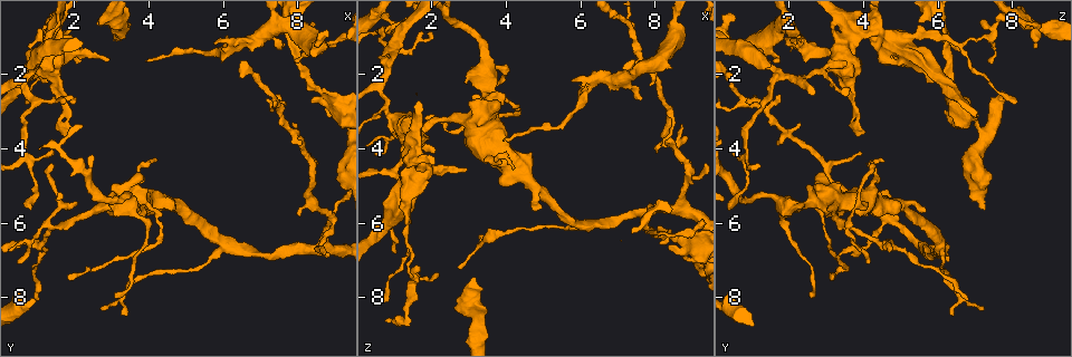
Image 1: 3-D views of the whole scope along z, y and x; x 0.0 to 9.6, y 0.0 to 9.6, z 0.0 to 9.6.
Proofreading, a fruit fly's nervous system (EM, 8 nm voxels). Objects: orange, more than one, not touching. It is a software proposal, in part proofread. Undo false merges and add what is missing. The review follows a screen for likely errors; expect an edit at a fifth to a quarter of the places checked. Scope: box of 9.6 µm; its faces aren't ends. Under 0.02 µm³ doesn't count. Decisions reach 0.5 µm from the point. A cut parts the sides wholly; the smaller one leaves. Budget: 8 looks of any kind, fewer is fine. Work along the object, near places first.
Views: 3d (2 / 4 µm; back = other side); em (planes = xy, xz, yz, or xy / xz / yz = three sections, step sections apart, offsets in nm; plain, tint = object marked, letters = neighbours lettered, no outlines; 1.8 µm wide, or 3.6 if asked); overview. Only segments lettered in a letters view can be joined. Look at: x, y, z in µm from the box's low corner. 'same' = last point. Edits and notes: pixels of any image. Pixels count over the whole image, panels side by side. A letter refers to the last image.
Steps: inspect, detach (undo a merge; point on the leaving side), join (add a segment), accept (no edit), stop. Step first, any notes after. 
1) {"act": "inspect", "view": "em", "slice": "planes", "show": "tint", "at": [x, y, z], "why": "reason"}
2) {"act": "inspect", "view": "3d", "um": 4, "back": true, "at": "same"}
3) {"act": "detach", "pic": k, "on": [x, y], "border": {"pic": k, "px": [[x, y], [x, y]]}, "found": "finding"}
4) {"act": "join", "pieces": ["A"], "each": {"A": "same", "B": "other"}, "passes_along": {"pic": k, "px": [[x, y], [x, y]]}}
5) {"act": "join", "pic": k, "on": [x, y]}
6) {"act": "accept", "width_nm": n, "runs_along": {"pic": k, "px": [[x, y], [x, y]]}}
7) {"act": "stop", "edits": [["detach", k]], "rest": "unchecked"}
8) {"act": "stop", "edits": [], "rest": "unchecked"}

{"act": "inspect", "view": "3d", "um": 2, "at": [9.05, 2.85, 6.50], "why": "thick turns thin"}

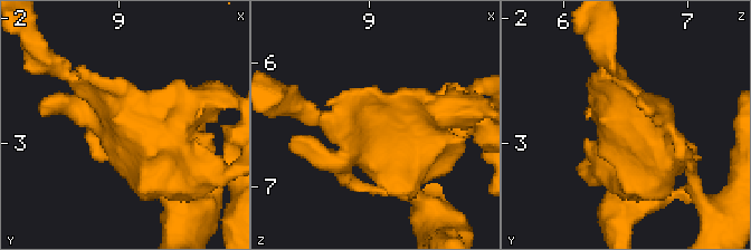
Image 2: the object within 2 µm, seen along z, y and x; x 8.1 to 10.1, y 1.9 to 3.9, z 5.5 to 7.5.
{"act": "inspect", "view": "em", "slice": "xz", "step": 8, "show": "tint", "at": [9.04, 2.84, 6.50]}

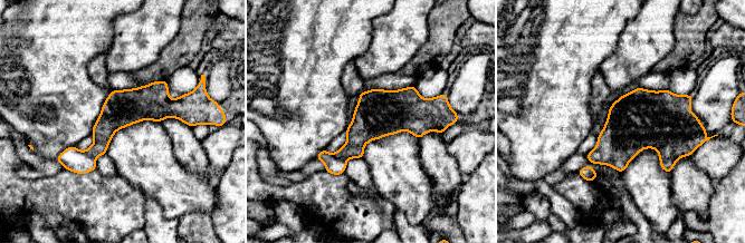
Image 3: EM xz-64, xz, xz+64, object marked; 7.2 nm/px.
{"act": "inspect", "view": "em", "slice": "planes", "show": "letters", "at": "same", "why": "another direction"}

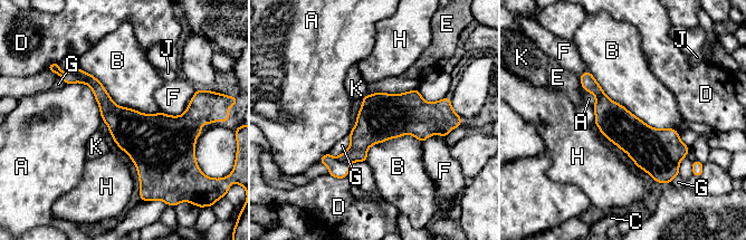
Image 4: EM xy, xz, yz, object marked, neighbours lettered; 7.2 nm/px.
{"act": "detach", "pic": 4, "on": [363, 135], "longest_contact_nm": ["B", 750], "each": {"A": "other", "B": "other", "C": "other", "D": "other", "E": "other", "F": "other", "G": "other", "H": "other", "J": "other", "K": "other"}, "part_leaving": {"pic": 4, "px": [[583, 77], [648, 147], [676, 165]]}, "found": "two neurons meet here"}

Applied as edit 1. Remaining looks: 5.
{"act": "inspect", "view": "em", "slice": "planes", "show": "letters", "at": [1.45, 0.65, 3.90], "why": "looks like a crossing"}

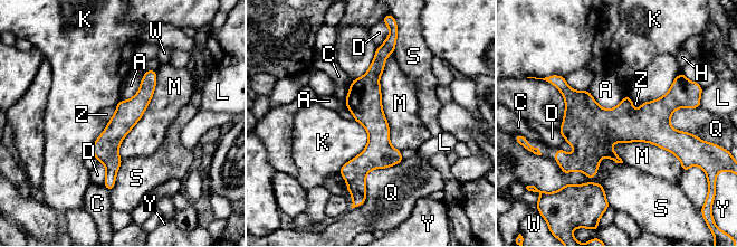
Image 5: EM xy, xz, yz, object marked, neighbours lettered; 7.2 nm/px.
{"act": "accept", "longest_contact_nm": ["M", 700], "each": {"A": "other", "C": "other", "D": "other", "H": "other", "K": "other", "L": "other", "M": "other", "Q": "other", "S": "other", "W": "other", "Y": "other", "Z": "other"}, "runs_along": {"pic": 5, "px": [[383, 56], [359, 188]]}, "found": "one neuron here"}

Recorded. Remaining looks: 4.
{"act": "inspect", "view": "3d", "um": 4, "at": [0.70, 2.05, 2.05], "why": "sudden change in width"}

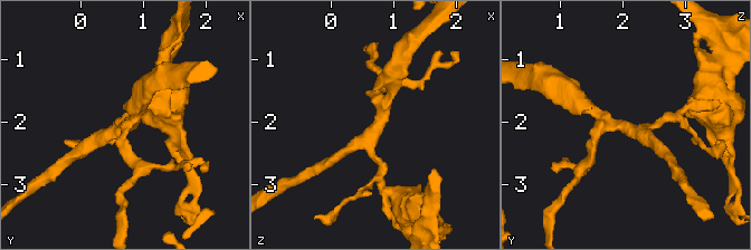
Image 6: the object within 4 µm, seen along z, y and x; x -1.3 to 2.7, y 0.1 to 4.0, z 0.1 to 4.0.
{"act": "inspect", "view": "em", "slice": "xz", "step": 4, "show": "tint", "at": [0.75, 2.10, 1.95], "arms": 4, "why": "need the tissue"}

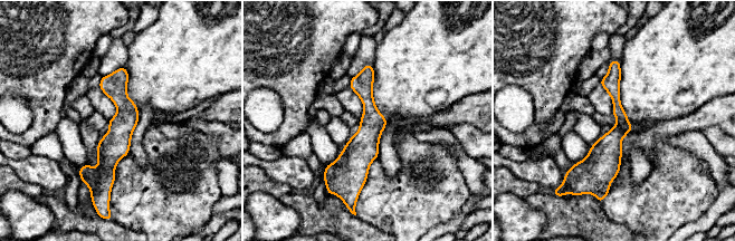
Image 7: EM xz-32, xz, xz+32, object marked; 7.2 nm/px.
{"act": "inspect", "view": "em", "slice": "planes", "show": "letters", "at": "same"}

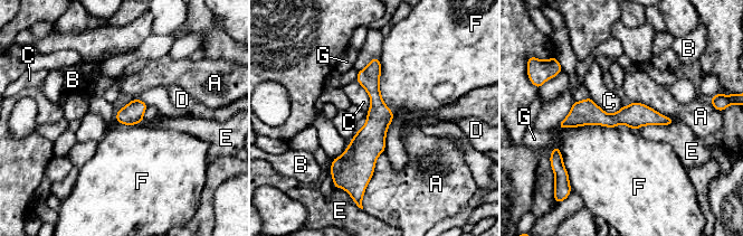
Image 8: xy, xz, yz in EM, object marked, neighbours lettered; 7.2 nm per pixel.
{"act": "accept", "width_nm": 150, "each": {"A": "other", "B": "other", "C": "other", "D": "other", "E": "other", "F": "other", "G": "other"}, "runs_along": {"pic": 8, "px": [[375, 60], [362, 185]]}, "found": "all the same neuron"}

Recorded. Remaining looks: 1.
{"act": "stop", "edits": [["detach", 4]], "rest": "unchecked"}

